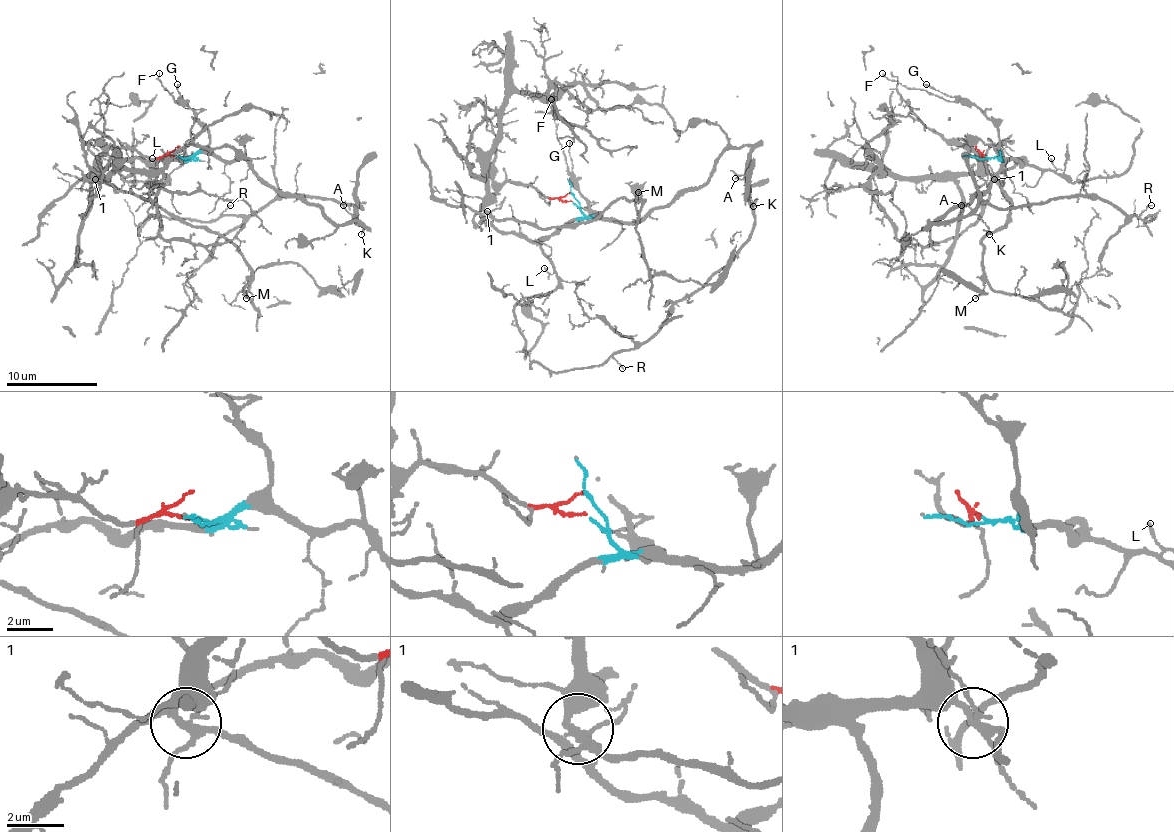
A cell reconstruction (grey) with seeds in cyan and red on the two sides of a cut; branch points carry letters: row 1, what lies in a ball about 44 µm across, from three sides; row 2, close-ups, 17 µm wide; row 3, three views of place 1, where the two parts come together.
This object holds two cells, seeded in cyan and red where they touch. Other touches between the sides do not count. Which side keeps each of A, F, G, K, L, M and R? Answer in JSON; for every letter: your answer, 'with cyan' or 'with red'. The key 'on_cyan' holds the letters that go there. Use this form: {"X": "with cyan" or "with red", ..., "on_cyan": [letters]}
{"A": "with cyan", "F": "with cyan", "G": "with cyan", "K": "with cyan", "L": "with cyan", "M": "with red", "R": "with cyan", "on_cyan": ["A", "F", "G", "K", "L", "R"]}

